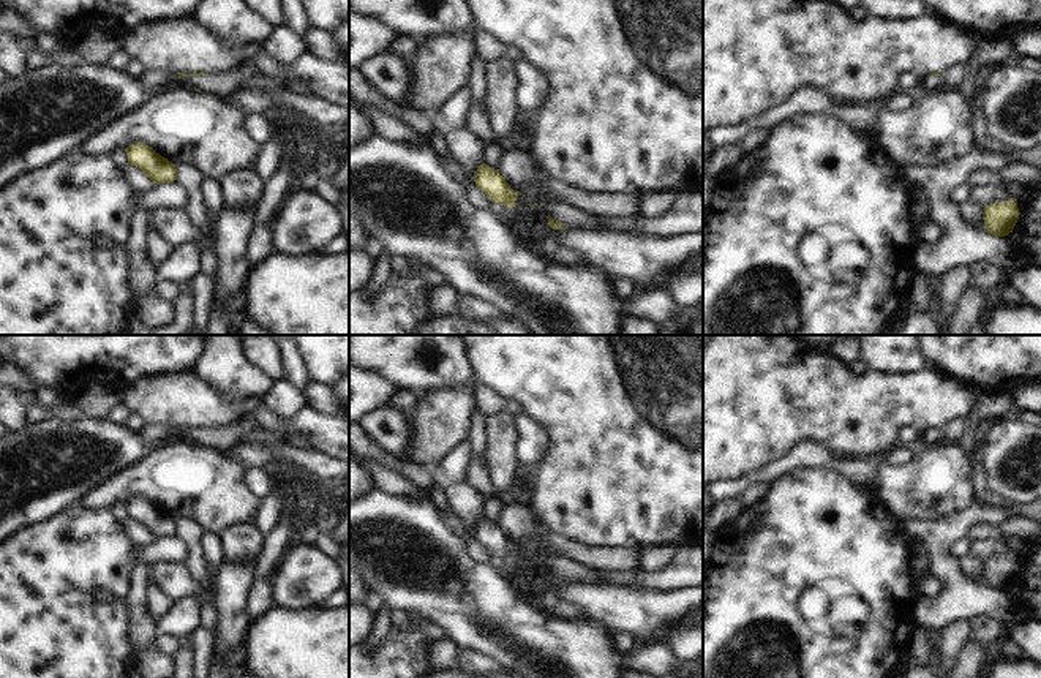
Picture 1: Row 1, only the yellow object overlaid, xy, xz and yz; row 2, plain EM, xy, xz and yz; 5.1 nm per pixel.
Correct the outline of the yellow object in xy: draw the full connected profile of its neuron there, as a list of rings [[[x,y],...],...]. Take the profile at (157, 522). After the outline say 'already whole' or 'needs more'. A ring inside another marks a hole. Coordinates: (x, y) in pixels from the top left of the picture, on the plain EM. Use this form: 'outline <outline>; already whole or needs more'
outline [[[134,496],[125,506],[128,518],[139,522],[155,539],[177,534],[175,518],[144,496]]]; already whole

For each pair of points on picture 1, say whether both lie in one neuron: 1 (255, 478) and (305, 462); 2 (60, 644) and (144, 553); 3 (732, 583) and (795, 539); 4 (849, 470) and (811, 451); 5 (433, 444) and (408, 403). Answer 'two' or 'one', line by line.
1: two
2: two
3: one
4: one
5: two

